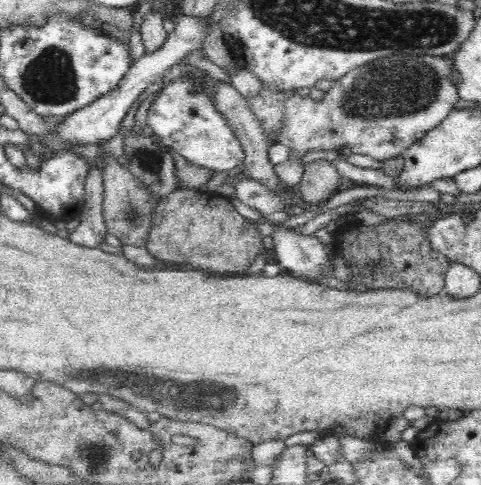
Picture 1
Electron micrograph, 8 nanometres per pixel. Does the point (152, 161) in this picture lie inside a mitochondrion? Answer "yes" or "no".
yes

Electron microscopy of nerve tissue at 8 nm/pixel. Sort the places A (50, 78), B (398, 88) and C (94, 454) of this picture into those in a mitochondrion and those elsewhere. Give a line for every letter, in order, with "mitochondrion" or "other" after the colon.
A: mitochondrion
B: mitochondrion
C: mitochondrion

